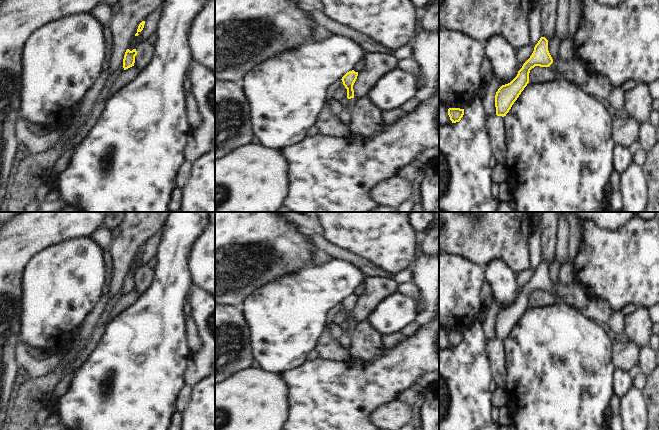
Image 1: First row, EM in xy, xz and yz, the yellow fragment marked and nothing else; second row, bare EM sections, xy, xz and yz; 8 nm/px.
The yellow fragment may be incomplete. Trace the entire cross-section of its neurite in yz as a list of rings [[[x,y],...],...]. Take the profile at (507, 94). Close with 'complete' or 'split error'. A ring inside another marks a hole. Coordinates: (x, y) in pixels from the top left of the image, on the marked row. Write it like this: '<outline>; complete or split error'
[[[541,37],[534,47],[530,58],[523,64],[517,76],[508,84],[502,85],[495,95],[495,107],[497,116],[506,116],[514,102],[529,83],[529,73],[535,66],[548,67],[556,71],[553,59],[548,51],[548,40]]]; split error

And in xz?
[[[354,70],[347,72],[342,77],[342,82],[345,88],[347,89],[347,98],[349,99],[349,104],[345,108],[347,111],[351,112],[352,108],[355,106],[356,98],[354,97],[354,90],[353,85],[357,79],[358,72],[355,72]]]; split error

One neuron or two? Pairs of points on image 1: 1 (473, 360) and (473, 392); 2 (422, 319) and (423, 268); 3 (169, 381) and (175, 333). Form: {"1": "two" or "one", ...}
{"1": "one", "2": "one", "3": "one"}

